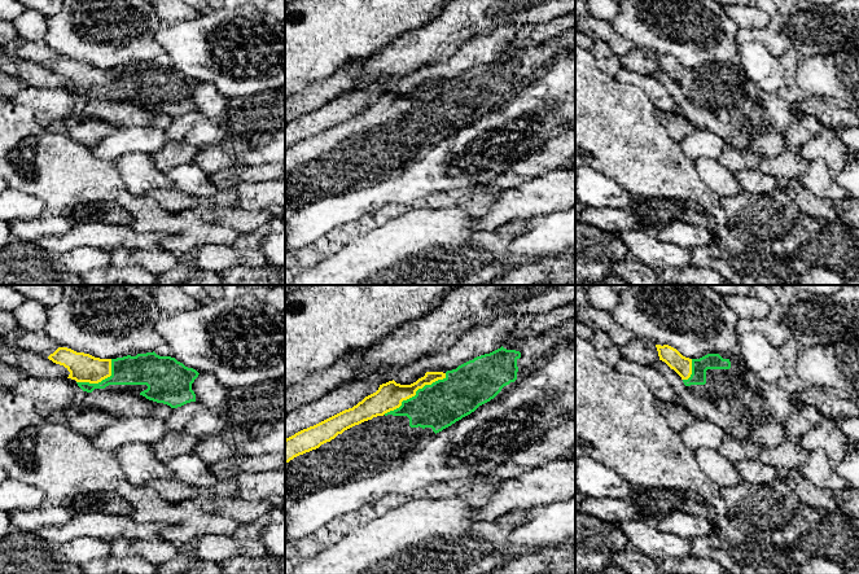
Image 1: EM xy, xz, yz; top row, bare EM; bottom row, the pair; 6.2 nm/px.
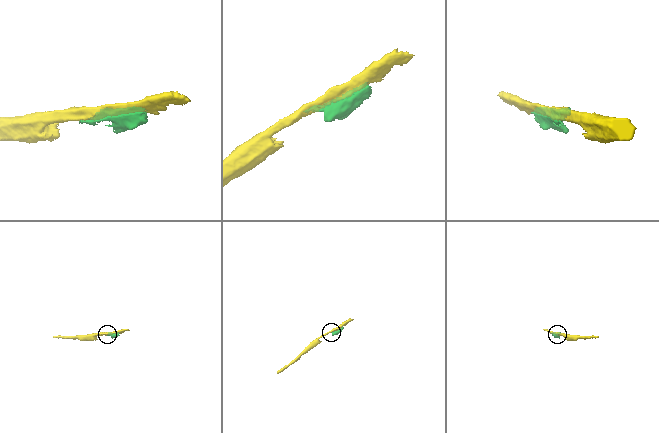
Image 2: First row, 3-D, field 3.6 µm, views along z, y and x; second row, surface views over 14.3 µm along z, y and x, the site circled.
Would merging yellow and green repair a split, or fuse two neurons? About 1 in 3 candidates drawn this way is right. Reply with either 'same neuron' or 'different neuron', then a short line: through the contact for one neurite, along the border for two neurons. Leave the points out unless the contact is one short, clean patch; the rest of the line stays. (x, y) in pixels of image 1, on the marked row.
same neuron

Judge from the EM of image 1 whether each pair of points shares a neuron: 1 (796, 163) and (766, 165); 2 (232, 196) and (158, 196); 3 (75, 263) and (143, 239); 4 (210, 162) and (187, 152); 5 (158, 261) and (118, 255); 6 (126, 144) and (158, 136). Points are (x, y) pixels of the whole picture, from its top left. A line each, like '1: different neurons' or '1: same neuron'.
1: same neuron
2: same neuron
3: different neurons
4: different neurons
5: same neuron
6: same neuron

